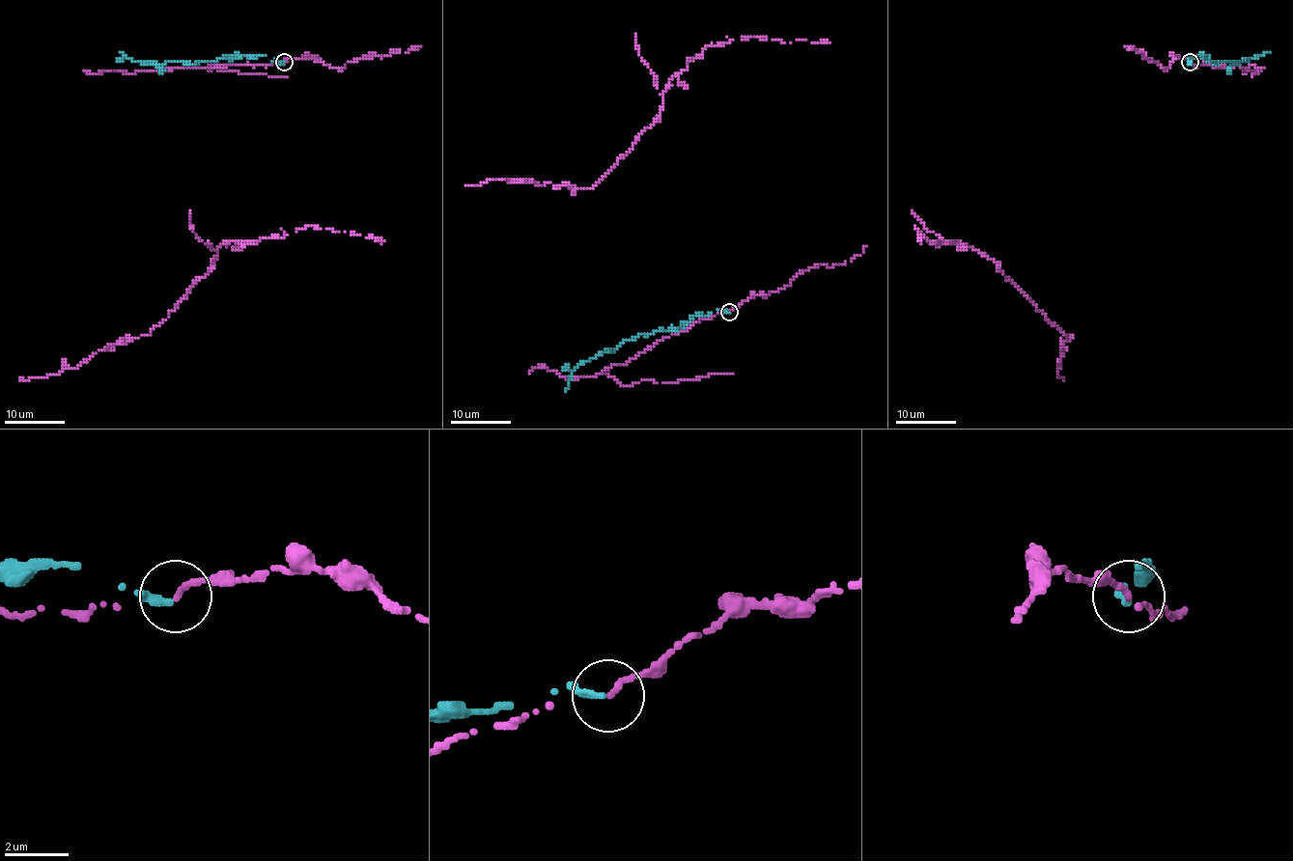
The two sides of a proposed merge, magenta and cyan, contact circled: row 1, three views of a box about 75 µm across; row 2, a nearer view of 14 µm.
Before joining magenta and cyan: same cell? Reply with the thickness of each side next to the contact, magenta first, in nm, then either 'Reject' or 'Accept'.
Thickness 240 nm (magenta) against 240 nm. Reject

